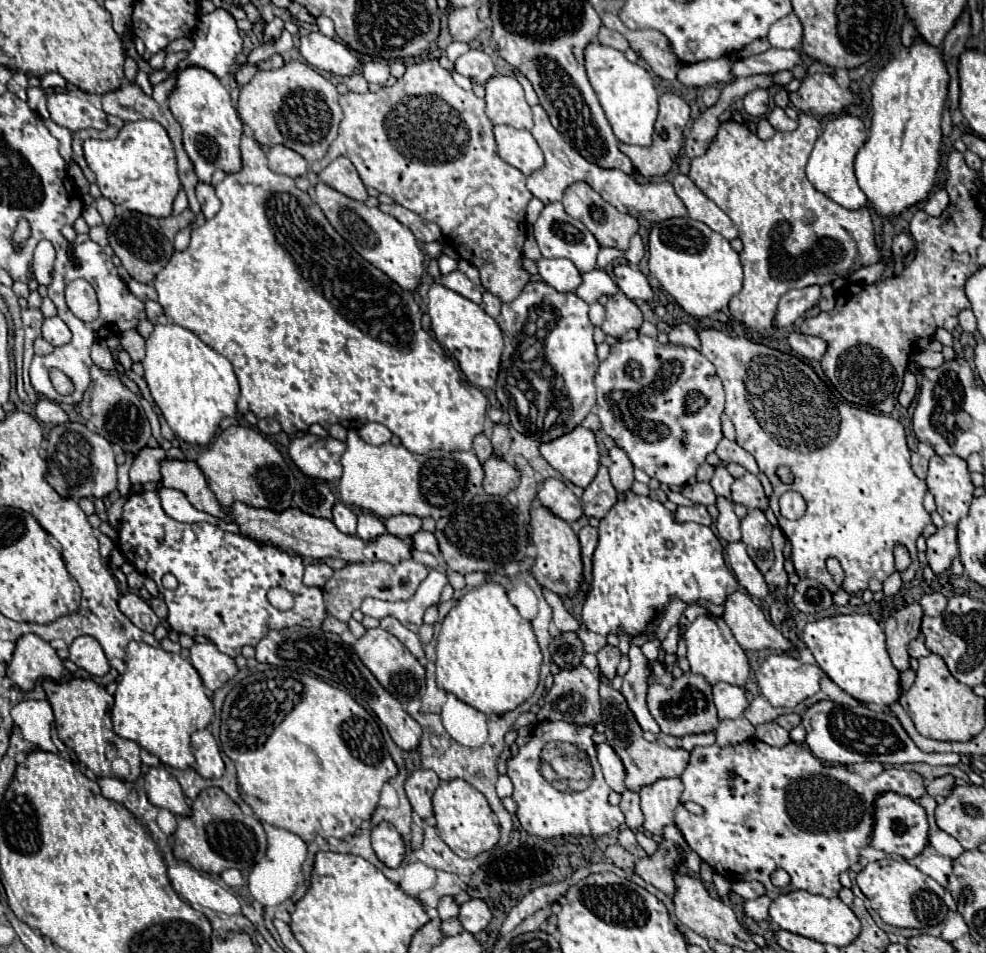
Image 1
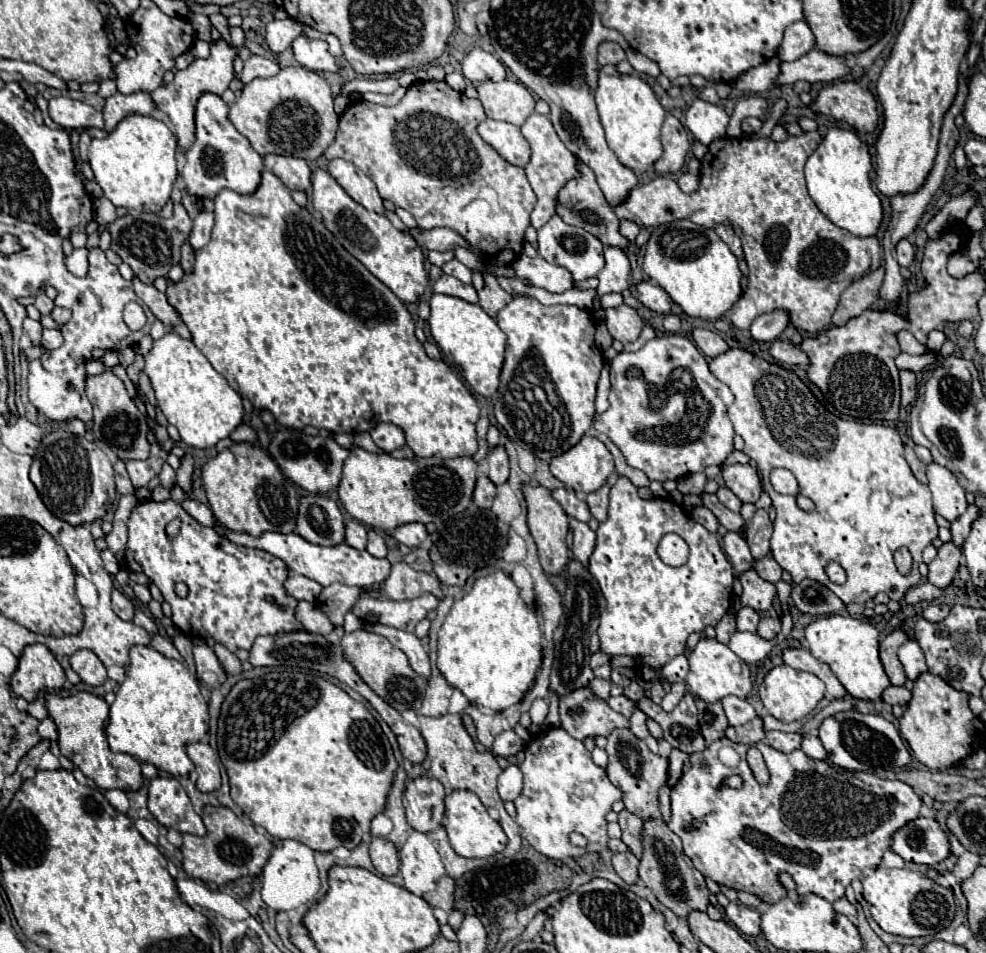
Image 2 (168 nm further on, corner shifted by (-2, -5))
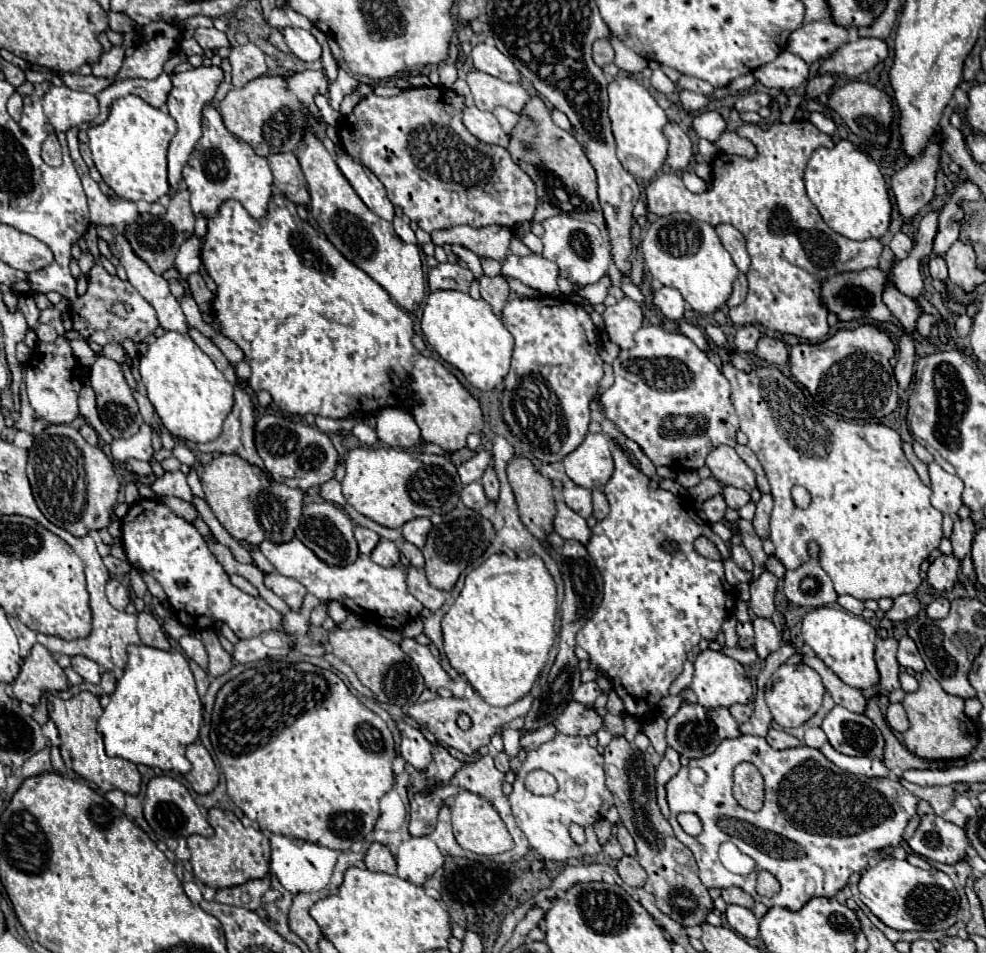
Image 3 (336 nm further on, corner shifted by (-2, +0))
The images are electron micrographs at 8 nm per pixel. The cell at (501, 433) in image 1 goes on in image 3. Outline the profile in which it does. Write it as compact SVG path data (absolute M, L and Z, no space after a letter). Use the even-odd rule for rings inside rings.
M487 469L485 475L481 477L481 485L485 489L485 495L489 501L495 501L497 499L497 493L499 493L499 481L497 481L497 475L493 473L493 469Z

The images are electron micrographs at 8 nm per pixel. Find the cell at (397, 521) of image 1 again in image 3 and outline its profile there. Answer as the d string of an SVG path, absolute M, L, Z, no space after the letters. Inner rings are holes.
M413 519L413 521L409 521L409 523L403 525L403 537L405 537L409 543L413 543L415 547L423 549L425 537L427 537L427 533L431 531L431 527L433 527L433 525L431 525L429 519Z

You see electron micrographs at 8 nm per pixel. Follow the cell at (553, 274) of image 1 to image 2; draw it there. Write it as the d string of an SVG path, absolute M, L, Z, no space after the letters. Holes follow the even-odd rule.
M521 254L515 262L513 268L517 272L519 278L529 280L533 286L545 288L547 292L565 292L569 288L573 288L573 276L569 270L565 270L563 266L551 264L547 260L543 260L541 256L529 258L525 254Z

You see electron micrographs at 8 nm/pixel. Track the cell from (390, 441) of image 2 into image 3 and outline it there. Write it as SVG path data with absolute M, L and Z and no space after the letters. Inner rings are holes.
M385 407L377 417L377 435L383 443L395 449L409 449L421 441L419 427L413 415L399 407Z

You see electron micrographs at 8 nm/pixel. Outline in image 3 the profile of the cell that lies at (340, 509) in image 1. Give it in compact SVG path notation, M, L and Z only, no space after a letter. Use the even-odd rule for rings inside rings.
M355 527L355 539L359 543L359 551L363 555L371 555L371 551L377 547L377 543L381 541L381 535L377 535L375 531L369 531L365 527Z

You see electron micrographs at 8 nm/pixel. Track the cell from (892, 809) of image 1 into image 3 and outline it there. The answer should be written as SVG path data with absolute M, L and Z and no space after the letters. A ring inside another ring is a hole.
M931 813L921 817L917 831L909 839L909 847L921 857L939 863L957 863L965 859L969 839L965 829Z

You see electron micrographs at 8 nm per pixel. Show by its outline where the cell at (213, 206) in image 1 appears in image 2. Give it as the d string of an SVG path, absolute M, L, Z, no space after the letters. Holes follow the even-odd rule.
M201 210L199 216L193 220L193 230L191 230L191 236L189 236L189 244L193 246L193 250L199 250L201 246L205 246L205 242L209 242L213 224L215 224L213 212Z

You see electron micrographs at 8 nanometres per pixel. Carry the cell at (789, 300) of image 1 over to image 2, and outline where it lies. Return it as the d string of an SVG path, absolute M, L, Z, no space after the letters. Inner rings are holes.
M773 310L769 314L761 314L753 326L751 326L751 334L755 340L761 340L761 342L773 342L777 340L785 328L791 324L791 318L789 318L789 312L787 310Z

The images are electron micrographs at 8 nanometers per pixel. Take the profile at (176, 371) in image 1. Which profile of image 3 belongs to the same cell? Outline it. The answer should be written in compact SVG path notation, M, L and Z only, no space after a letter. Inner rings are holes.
M167 331L151 343L139 361L139 373L155 413L173 437L193 443L207 443L219 437L223 421L233 407L233 385L189 335Z

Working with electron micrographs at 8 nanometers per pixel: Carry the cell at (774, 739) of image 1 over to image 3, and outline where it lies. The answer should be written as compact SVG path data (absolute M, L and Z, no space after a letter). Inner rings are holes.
M769 729L767 733L767 743L773 747L773 749L791 749L791 747L799 747L801 741L795 739L793 735L781 731L781 729Z

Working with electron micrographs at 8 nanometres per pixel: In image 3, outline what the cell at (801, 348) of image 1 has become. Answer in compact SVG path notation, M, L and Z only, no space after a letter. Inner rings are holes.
M761 337L755 349L757 357L771 363L771 365L785 365L789 361L789 353L783 341L771 339L771 337Z

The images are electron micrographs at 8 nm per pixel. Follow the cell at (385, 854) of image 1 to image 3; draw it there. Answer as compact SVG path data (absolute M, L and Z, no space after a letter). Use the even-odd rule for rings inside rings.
M373 843L365 855L365 867L369 871L383 871L383 873L389 873L389 875L395 875L397 873L397 863L395 863L395 857L391 855L391 851L381 845L381 843Z

